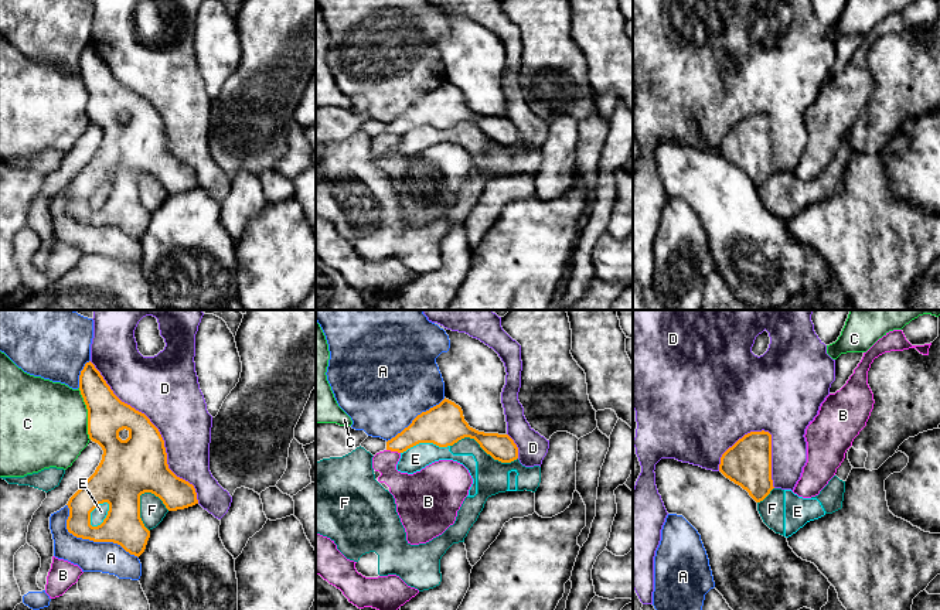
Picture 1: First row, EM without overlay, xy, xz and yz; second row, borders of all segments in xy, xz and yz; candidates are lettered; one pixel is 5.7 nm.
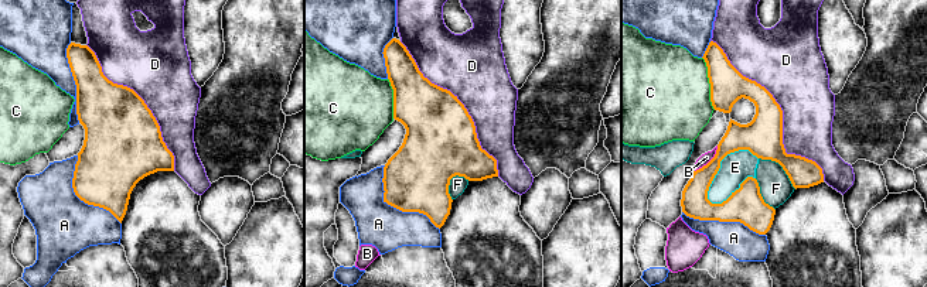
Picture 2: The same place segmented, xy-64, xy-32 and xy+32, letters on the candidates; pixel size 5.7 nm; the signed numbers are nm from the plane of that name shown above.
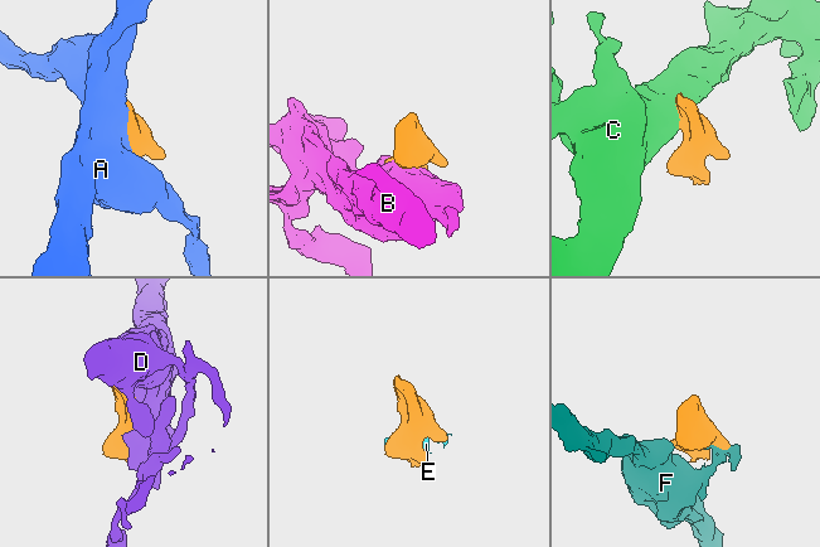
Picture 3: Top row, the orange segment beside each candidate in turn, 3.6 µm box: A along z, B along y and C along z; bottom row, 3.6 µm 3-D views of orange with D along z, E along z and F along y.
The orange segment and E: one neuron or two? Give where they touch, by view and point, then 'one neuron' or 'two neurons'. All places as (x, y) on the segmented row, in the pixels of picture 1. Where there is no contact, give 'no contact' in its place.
contact xy (91, 511); two neurons

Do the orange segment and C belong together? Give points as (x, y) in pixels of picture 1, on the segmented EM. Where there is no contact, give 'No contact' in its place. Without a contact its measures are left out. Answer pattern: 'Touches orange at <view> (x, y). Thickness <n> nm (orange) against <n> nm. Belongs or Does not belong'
Touches orange at xy (88, 413). Thickness 220 nm (orange) against 480 nm. Does not belong

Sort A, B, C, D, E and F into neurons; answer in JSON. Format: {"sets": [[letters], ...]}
{"sets": [["A"], ["B"], ["C"], ["D"], ["E", "F"]]}

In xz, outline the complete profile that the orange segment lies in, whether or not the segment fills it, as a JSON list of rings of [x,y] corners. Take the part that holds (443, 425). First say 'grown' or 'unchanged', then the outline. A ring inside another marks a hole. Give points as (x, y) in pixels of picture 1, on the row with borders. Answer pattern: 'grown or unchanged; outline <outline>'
unchanged; outline [[[446,398],[418,415],[408,427],[388,440],[386,450],[403,453],[419,443],[447,447],[464,437],[474,439],[487,454],[501,463],[518,459],[518,447],[508,435],[484,433],[470,427],[462,408]]]

